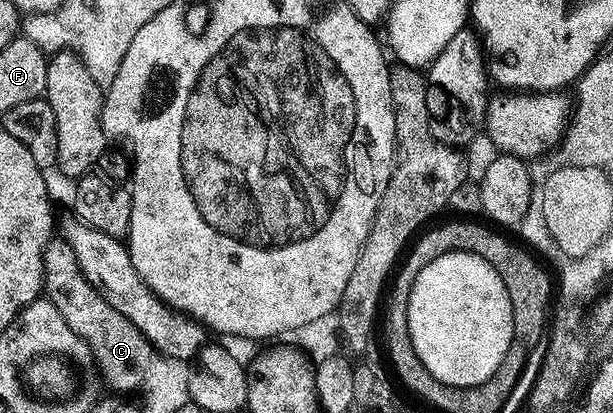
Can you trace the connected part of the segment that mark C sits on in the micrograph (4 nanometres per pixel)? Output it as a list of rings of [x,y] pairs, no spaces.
[[[54,239],[45,248],[45,284],[44,296],[55,307],[59,307],[59,315],[67,319],[67,327],[79,335],[91,347],[93,360],[99,370],[100,376],[113,389],[129,395],[129,392],[140,390],[143,375],[147,366],[155,355],[150,341],[142,335],[139,327],[127,319],[127,315],[119,315],[115,307],[111,307],[109,300],[98,291],[79,267],[79,259],[69,244],[63,239]]]

